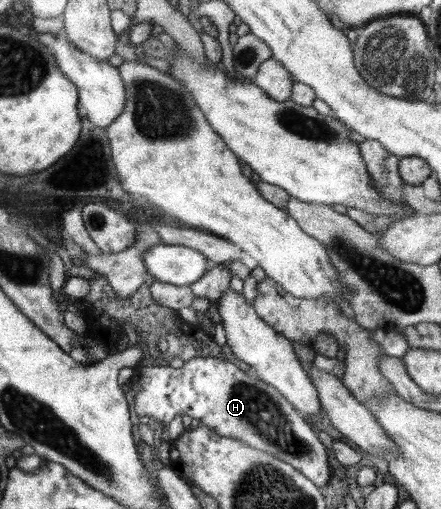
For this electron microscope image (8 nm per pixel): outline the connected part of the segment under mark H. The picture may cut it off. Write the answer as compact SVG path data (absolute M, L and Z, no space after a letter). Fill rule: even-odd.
M192 358L184 361L180 368L171 367L168 364L152 366L138 365L135 368L134 379L140 383L140 390L136 394L135 406L136 414L142 419L154 418L159 423L162 422L163 430L168 430L168 424L176 416L190 416L200 420L200 425L206 426L208 430L216 432L218 436L234 438L240 440L252 448L264 450L280 460L284 460L299 470L306 478L309 478L319 489L325 490L332 478L332 466L326 446L320 441L316 429L311 422L297 411L288 402L282 393L278 392L267 382L260 380L253 373L249 374L242 371L238 366L220 358Z

